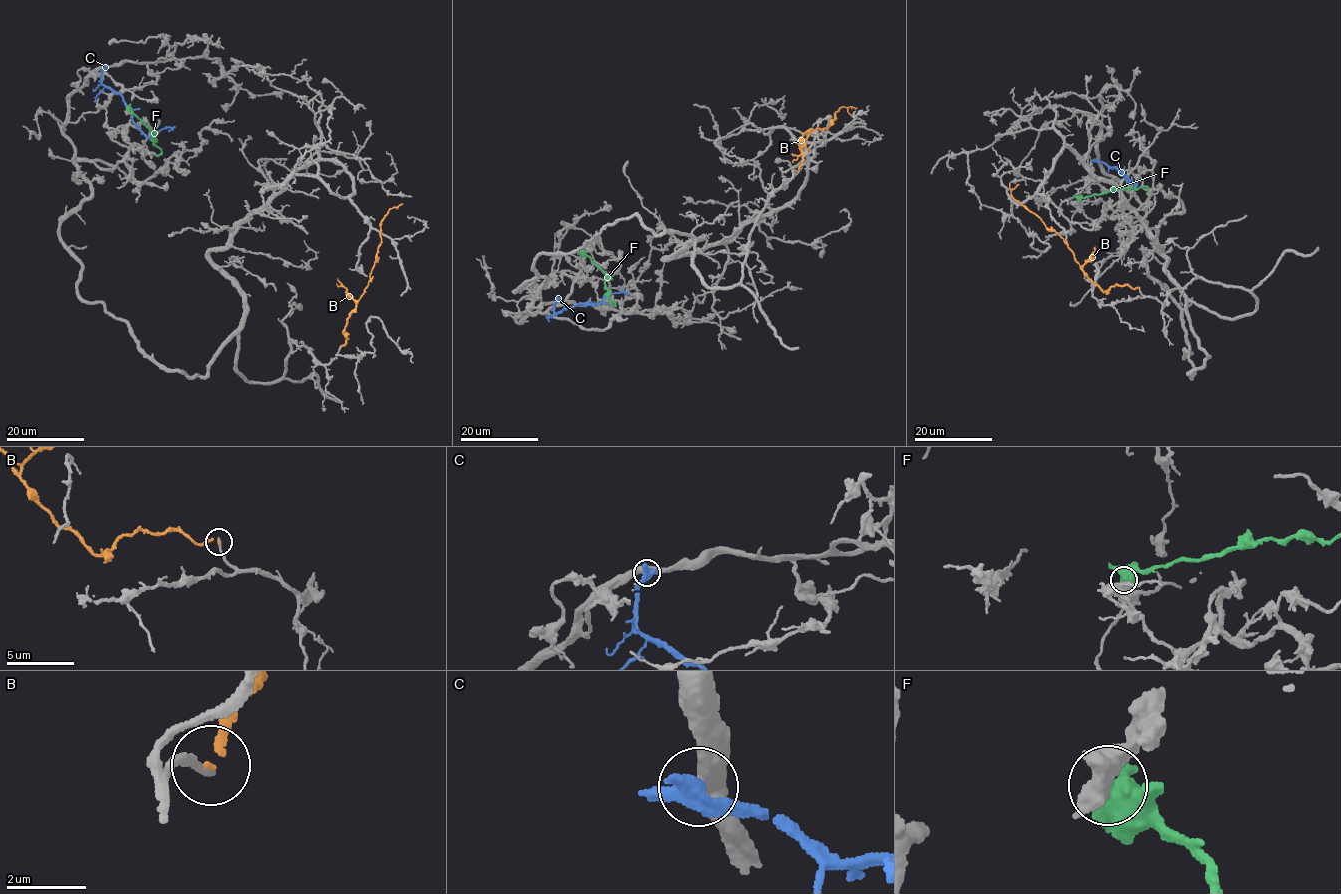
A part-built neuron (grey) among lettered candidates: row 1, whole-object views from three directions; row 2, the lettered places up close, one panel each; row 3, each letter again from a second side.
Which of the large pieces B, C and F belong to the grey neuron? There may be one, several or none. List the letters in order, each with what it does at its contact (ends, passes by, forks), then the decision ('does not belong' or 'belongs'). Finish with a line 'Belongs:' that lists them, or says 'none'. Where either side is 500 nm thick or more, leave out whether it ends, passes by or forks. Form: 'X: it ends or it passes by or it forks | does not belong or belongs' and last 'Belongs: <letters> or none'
B: it ends | does not belong
C: does not belong
F: does not belong
Belongs: none

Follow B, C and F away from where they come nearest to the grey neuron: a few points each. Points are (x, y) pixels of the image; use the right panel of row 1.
B: (1139, 288), (1124, 285), (1102, 292), (1084, 272), (1067, 243), (1011, 194), (1010, 183)
C: (1097, 159), (1116, 167), (1118, 173), (1136, 185), (1129, 185), (1124, 171), (1122, 175)
F: (1077, 200), (1127, 188), (1147, 187), (1146, 194)

